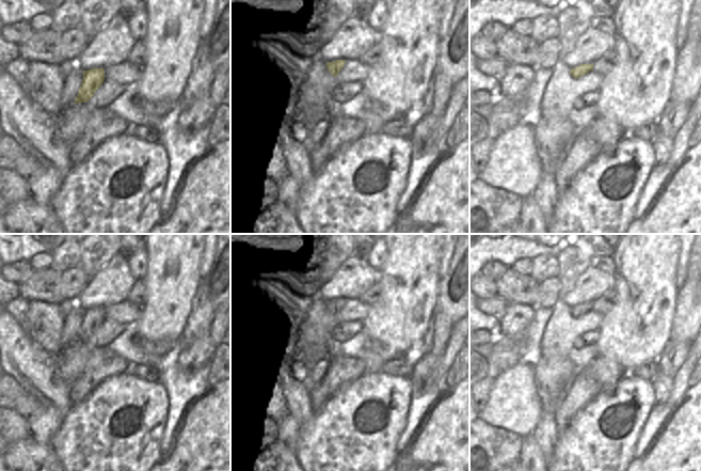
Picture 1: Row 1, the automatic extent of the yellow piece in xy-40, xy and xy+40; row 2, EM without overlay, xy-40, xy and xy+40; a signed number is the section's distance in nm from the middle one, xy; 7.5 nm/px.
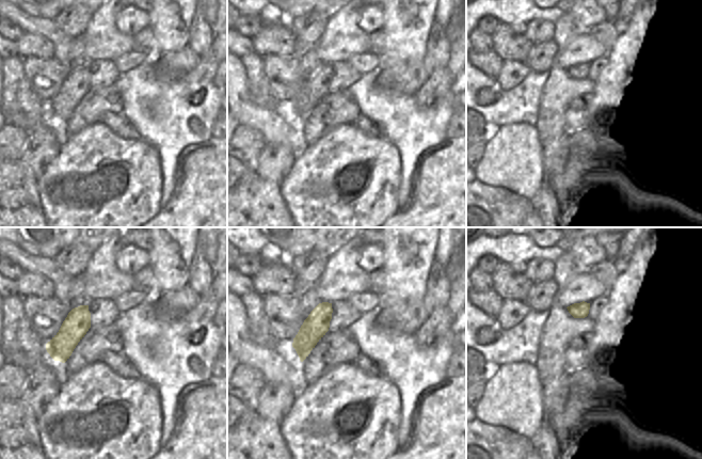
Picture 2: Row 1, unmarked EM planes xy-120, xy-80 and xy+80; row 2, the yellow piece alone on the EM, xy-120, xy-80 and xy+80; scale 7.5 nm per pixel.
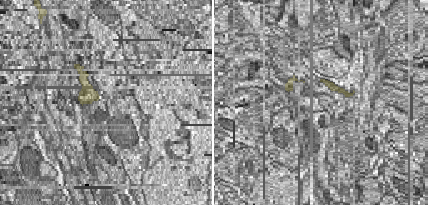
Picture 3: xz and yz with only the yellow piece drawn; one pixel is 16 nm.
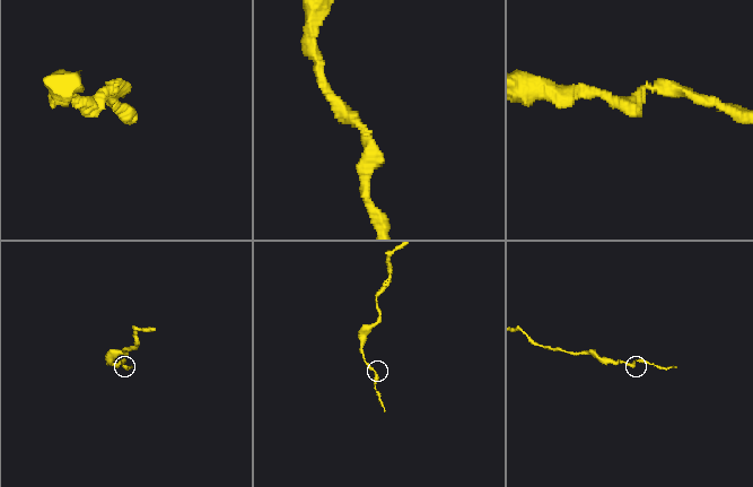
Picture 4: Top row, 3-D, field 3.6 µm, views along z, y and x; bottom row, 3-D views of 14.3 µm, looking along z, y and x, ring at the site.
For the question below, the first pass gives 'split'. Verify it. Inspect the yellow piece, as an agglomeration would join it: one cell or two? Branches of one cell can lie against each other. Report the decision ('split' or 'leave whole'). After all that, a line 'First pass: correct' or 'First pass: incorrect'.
leave whole
First pass: incorrect

